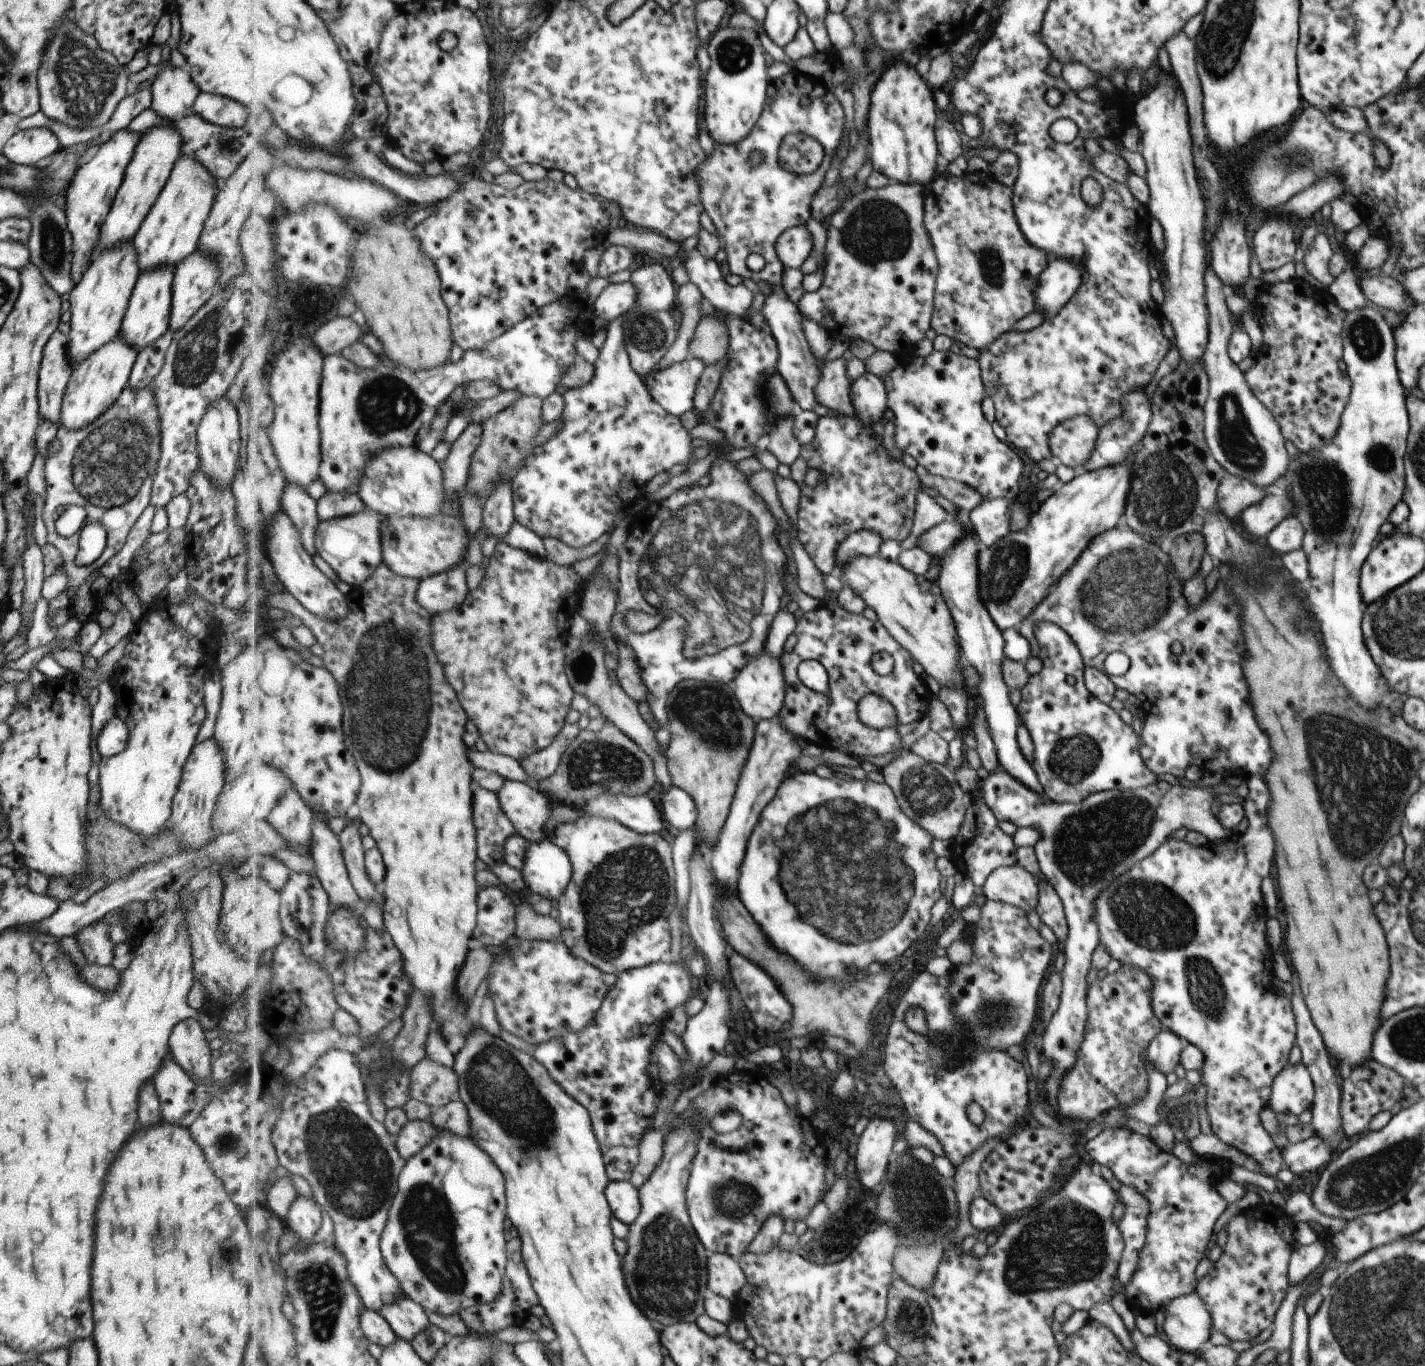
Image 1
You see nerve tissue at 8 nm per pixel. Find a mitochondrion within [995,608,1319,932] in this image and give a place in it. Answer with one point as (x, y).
(1090, 846)

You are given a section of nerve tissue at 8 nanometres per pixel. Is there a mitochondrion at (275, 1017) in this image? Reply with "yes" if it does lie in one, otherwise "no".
no

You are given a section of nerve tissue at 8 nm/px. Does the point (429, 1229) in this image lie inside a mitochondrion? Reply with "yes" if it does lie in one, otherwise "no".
yes

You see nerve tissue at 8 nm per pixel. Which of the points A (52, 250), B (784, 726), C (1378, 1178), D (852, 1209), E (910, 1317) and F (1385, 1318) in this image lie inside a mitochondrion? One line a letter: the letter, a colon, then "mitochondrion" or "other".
A: mitochondrion
B: other
C: mitochondrion
D: other
E: mitochondrion
F: mitochondrion

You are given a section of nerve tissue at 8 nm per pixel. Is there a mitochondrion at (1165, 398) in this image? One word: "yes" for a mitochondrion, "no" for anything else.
no

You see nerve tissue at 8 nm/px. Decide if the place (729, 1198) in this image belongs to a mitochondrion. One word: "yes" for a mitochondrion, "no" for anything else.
yes

